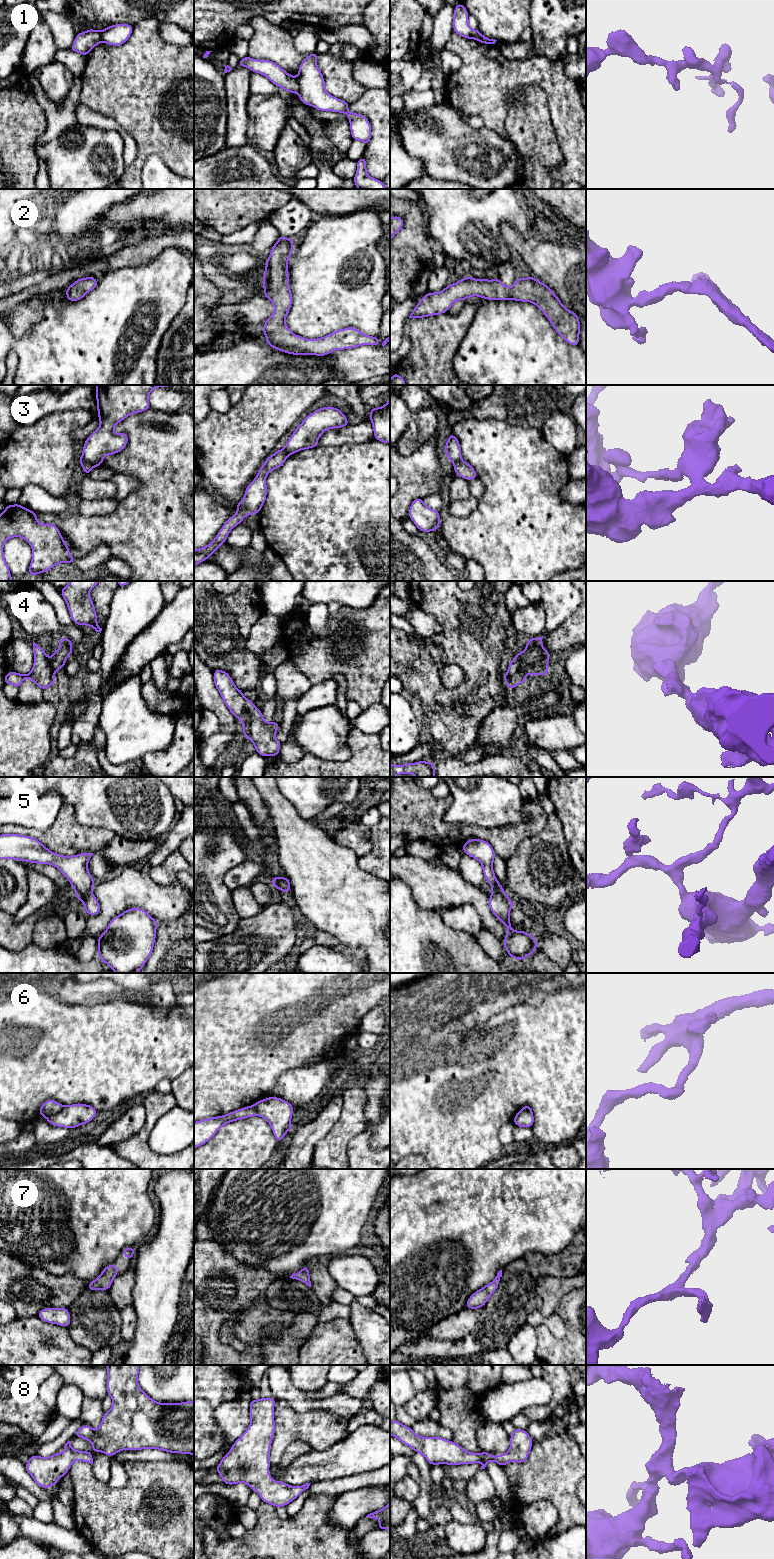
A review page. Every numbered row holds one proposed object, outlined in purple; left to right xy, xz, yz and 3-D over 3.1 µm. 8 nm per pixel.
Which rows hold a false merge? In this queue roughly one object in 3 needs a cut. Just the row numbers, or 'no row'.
1, 3, 6

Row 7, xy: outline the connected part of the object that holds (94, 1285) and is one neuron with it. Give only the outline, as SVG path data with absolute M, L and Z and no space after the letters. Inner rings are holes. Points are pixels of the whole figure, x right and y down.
M113 1263L106 1266L95 1280L88 1283L88 1289L91 1291L99 1289L108 1291L117 1273L118 1268Z

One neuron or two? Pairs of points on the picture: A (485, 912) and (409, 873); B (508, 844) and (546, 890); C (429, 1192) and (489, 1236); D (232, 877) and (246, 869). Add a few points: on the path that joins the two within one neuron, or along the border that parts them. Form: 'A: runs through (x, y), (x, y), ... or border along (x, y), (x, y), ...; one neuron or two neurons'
A: runs through (468, 893), (436, 887), (428, 881); one neuron
B: border along (532, 835), (524, 838), (505, 860); two neurons
C: runs through (444, 1202), (458, 1216), (469, 1216), (474, 1221); one neuron
D: runs through (235, 877), (238, 877), (243, 872); one neuron

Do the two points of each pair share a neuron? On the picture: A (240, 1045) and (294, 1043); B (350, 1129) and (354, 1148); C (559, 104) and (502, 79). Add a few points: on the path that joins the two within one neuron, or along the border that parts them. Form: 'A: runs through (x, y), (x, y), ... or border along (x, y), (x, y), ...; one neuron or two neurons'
A: runs through (253, 1043), (281, 1043); one neuron
B: border along (365, 1128), (348, 1143), (347, 1158); two neurons
C: runs through (549, 89), (539, 79), (517, 79); one neuron

